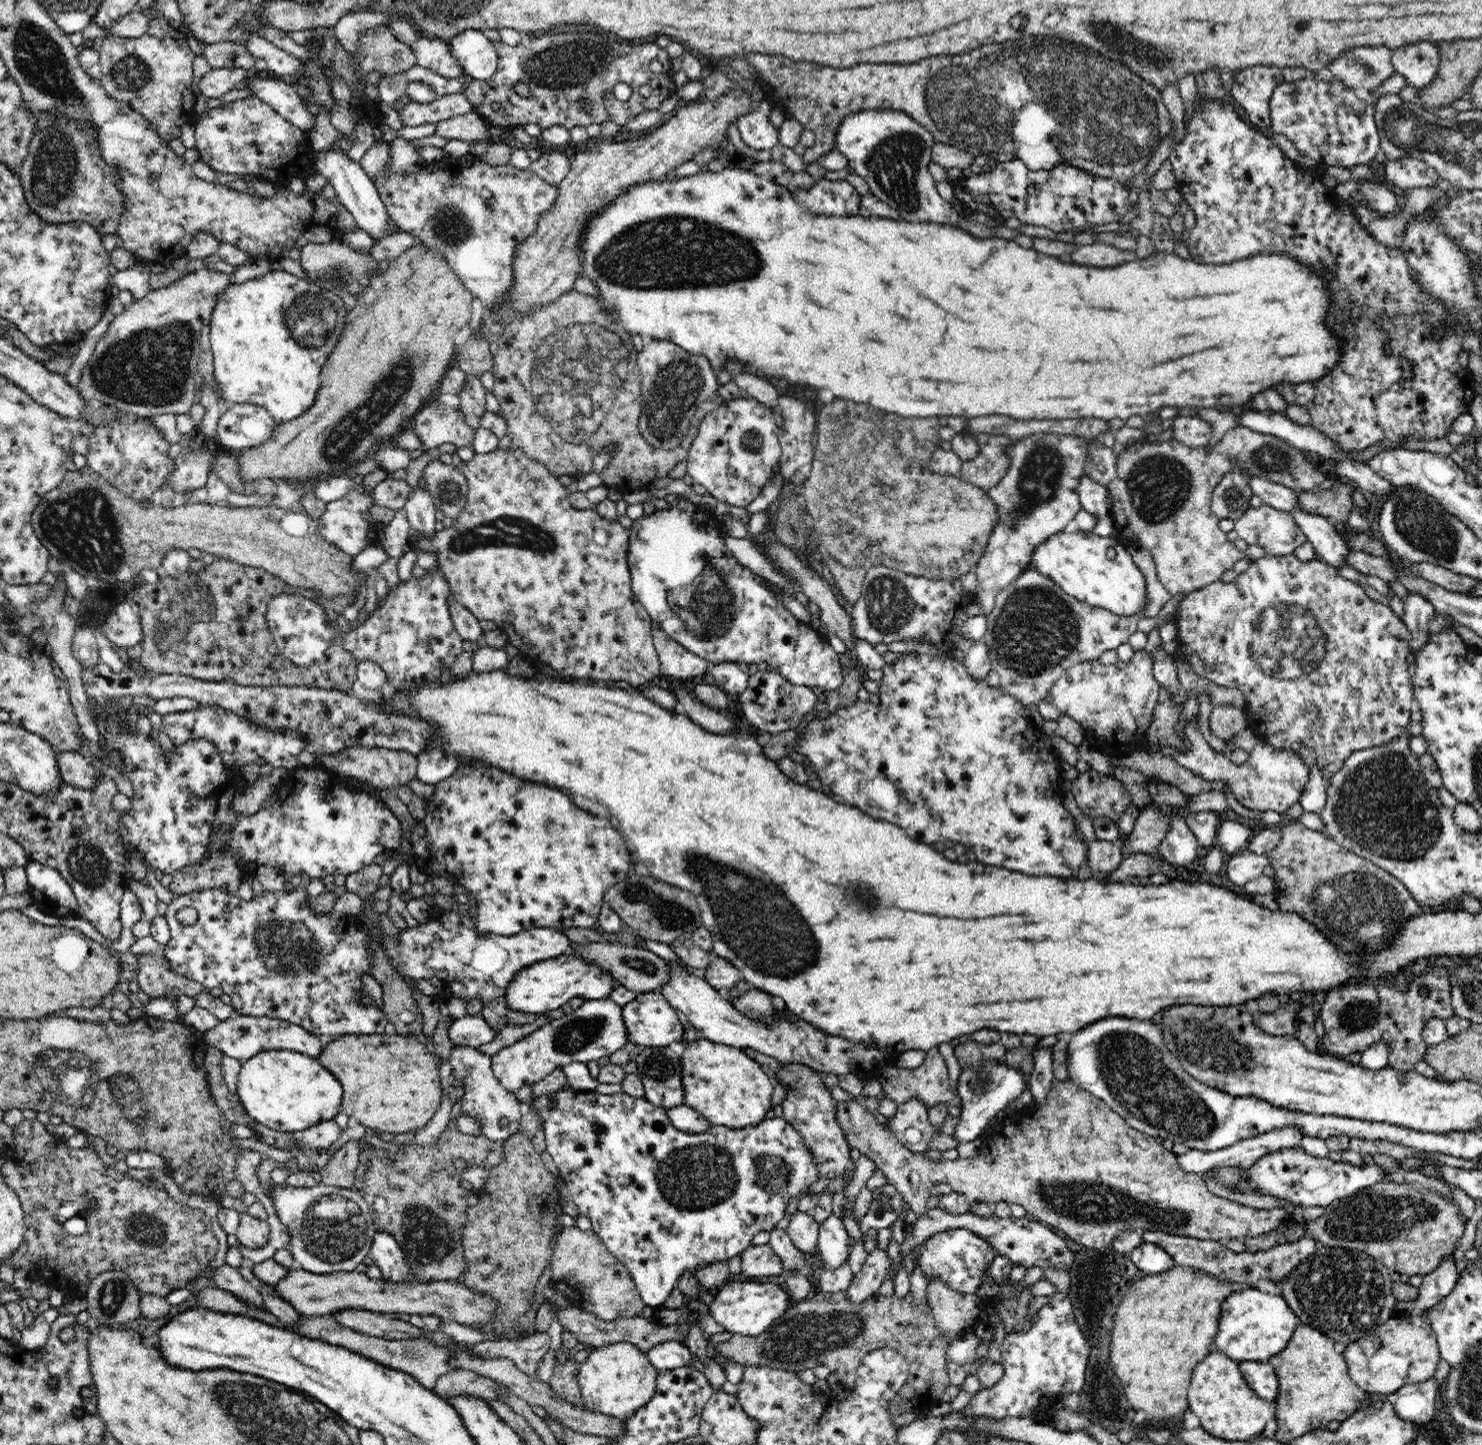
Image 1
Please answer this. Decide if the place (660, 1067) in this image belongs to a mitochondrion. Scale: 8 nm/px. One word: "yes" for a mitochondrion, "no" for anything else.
yes

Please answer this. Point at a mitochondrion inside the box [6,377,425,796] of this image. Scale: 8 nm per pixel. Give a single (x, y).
(83, 527)

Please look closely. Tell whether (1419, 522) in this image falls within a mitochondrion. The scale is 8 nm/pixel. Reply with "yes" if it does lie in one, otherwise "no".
yes

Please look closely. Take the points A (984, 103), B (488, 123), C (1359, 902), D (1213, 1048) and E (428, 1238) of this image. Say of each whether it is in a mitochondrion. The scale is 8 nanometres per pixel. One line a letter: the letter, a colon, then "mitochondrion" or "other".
A: mitochondrion
B: other
C: mitochondrion
D: mitochondrion
E: mitochondrion

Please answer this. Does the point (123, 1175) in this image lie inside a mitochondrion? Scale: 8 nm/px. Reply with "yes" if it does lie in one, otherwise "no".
no

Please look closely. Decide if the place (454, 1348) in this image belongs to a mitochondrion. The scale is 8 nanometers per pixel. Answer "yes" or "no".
no

